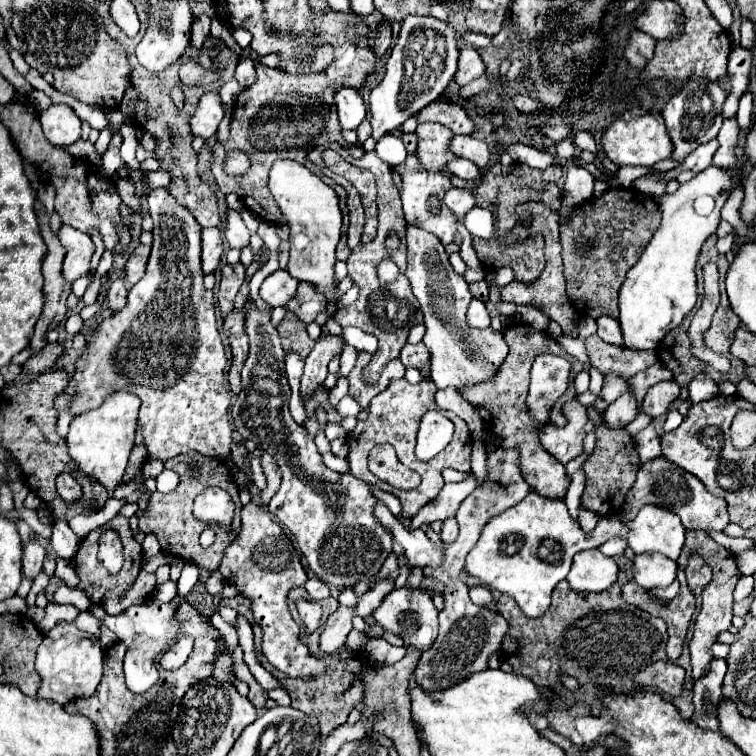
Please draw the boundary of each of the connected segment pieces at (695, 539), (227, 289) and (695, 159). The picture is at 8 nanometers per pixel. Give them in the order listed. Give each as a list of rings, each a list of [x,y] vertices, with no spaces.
[[[688,530],[686,532],[686,544],[682,548],[682,554],[678,558],[678,564],[688,564],[688,558],[690,554],[698,554],[704,558],[704,562],[712,568],[714,572],[714,578],[712,582],[708,584],[708,588],[704,588],[702,592],[702,610],[696,618],[696,624],[694,624],[694,636],[688,644],[690,648],[690,656],[692,656],[692,678],[698,680],[702,676],[708,674],[710,670],[710,660],[714,658],[712,656],[712,644],[718,640],[718,634],[728,630],[732,626],[732,588],[736,586],[736,580],[742,576],[740,570],[736,568],[736,562],[734,562],[734,554],[726,548],[722,548],[720,544],[716,544],[704,530]]]
[[[224,264],[220,268],[220,286],[218,286],[218,306],[220,306],[220,312],[222,316],[230,314],[232,312],[232,302],[234,302],[234,296],[238,294],[242,282],[244,282],[244,266],[242,264]]]
[[[712,140],[708,144],[702,144],[692,154],[684,158],[684,164],[676,170],[672,170],[672,176],[676,176],[680,170],[690,170],[695,173],[700,173],[704,168],[708,168],[712,164],[712,156],[718,148],[718,140]]]

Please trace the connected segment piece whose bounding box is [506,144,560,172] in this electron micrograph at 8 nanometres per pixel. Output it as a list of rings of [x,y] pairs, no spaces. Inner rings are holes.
[[[510,144],[506,146],[506,152],[512,156],[512,160],[516,164],[526,164],[534,170],[544,172],[548,166],[560,166],[560,160],[544,150],[538,150],[534,146],[526,146],[526,144]]]

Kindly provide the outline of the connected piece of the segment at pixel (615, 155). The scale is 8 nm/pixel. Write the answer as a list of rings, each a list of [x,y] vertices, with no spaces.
[[[634,106],[632,110],[624,112],[618,120],[614,120],[608,130],[604,132],[602,146],[606,150],[606,156],[616,166],[654,166],[656,162],[670,158],[674,144],[666,132],[664,120],[660,114],[652,114],[648,110],[642,110],[640,106]]]

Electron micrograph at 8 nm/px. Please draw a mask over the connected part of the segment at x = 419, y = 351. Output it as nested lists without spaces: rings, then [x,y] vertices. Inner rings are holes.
[[[406,344],[400,352],[400,362],[406,368],[418,368],[424,380],[430,380],[430,360],[428,360],[428,348],[424,344]]]

